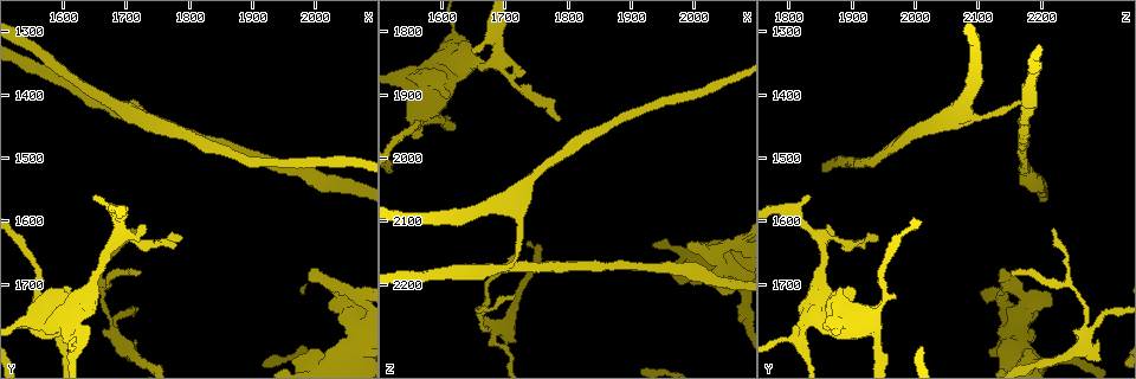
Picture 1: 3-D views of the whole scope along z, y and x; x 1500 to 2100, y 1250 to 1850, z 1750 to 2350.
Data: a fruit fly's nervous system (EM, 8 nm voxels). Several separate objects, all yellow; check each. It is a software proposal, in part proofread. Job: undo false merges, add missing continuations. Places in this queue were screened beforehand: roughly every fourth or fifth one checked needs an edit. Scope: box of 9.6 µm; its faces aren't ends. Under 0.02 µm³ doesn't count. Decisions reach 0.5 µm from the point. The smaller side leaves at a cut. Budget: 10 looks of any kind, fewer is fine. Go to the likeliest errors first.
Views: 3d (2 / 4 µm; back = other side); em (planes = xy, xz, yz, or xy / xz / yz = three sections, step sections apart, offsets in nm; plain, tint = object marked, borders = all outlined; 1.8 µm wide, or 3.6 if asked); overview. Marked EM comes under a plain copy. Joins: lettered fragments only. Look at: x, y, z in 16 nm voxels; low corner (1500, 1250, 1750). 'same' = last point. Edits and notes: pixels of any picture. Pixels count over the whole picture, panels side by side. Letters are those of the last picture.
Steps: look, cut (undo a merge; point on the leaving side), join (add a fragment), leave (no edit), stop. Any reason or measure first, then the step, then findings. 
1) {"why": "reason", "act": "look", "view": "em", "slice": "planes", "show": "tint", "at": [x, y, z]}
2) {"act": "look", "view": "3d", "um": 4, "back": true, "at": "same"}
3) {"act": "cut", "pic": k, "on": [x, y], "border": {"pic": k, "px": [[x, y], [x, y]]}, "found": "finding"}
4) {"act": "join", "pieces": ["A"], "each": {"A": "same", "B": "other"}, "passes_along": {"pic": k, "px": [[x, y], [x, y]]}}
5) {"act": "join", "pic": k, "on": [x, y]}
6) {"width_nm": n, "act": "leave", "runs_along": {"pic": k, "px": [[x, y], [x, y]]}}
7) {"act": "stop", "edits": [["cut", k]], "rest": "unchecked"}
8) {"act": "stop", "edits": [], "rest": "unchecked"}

{"act": "look", "view": "em", "slice": "planes", "show": "borders", "at": [1620, 1790, 1820]}

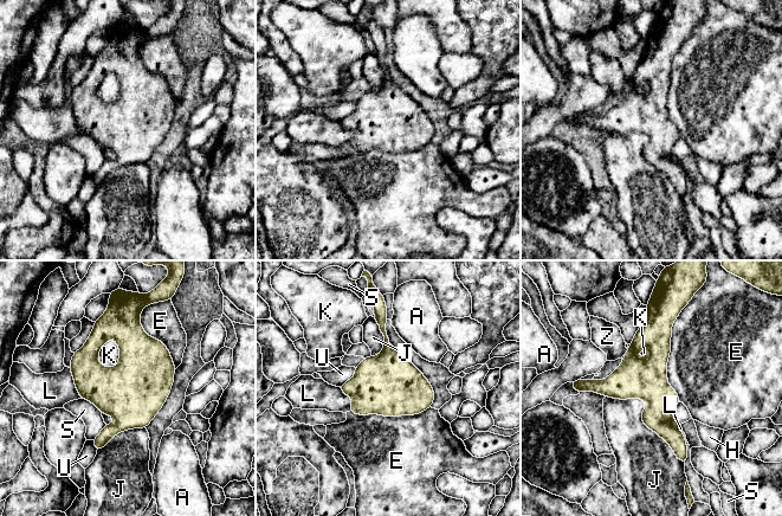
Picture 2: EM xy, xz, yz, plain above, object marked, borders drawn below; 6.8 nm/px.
{"width_nm": 340, "act": "leave", "each": {"A": "other", "E": "other", "H": "other", "J": "other", "K": "other", "L": "other", "S": "other", "U": "other", "Z": "other"}, "found": "one cell here"}

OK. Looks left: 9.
{"why": "sharp bend", "act": "look", "view": "3d", "um": 2, "at": [2050, 1735, 2175]}

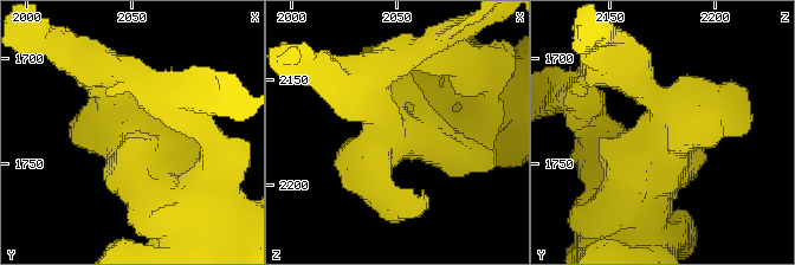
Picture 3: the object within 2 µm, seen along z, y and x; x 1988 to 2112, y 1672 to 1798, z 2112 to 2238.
{"act": "look", "view": "em", "slice": "xz", "step": 4, "show": "tint", "at": [2050, 1733, 2175]}

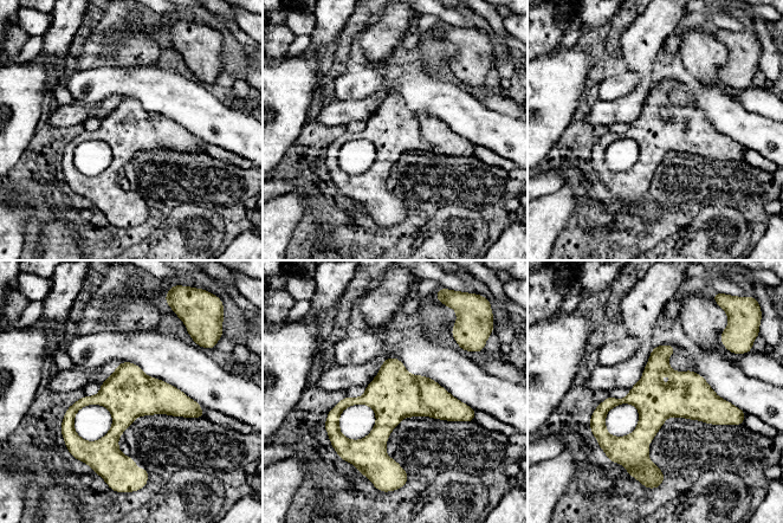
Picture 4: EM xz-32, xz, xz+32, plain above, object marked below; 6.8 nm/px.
{"act": "look", "view": "em", "slice": "xz", "step": 4, "show": "borders", "at": "same"}

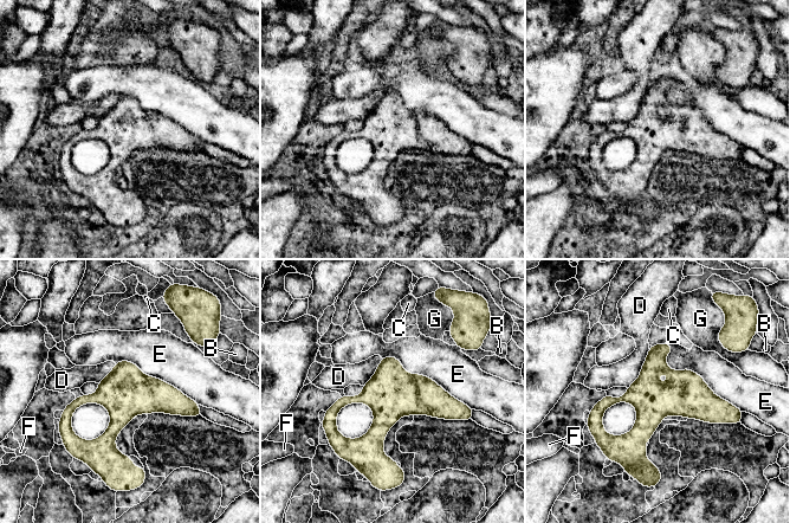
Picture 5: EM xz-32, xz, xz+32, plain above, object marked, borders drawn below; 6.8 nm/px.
{"width_nm": 340, "act": "leave", "each": {"B": "other", "C": "other", "D": "other", "E": "other", "F": "other", "G": "other"}, "border": {"pic": 5, "px": [[665, 343], [672, 369], [738, 408]]}, "found": "all the same cell"}

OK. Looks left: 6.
{"act": "look", "view": "em", "slice": "planes", "show": "borders", "at": [1710, 1610, 2220]}

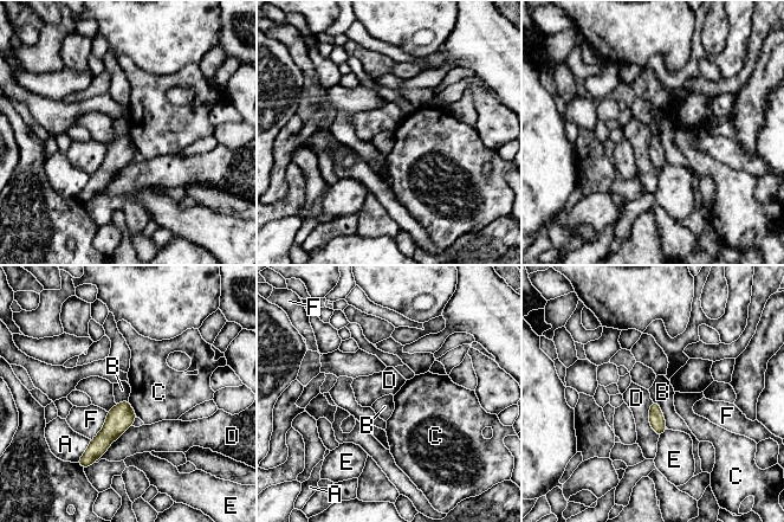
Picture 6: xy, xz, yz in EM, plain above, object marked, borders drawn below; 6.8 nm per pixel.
{"width_nm": 110, "act": "leave", "each": {"A": "other", "B": "other", "C": "other", "D": "other", "E": "other", "F": "other"}, "runs_along": {"pic": 6, "px": [[127, 404], [112, 430], [88, 458]]}, "found": "no lettered fragment goes on from it"}

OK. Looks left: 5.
{"why": "sudden change in width", "act": "look", "view": "3d", "um": 4, "back": true, "at": [1555, 1720, 1950]}

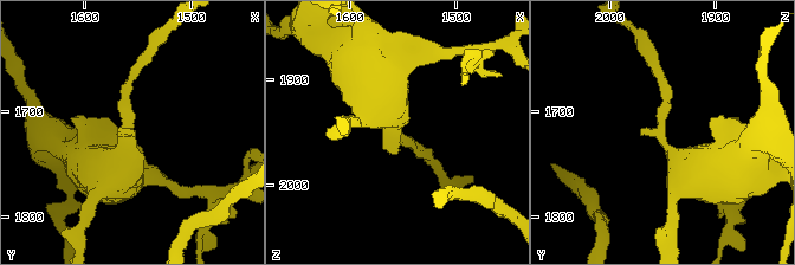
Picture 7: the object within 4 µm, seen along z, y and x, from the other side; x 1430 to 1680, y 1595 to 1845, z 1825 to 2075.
{"why": "now the EM", "act": "look", "view": "em", "slice": "planes", "show": "borders", "at": [1560, 1720, 1954]}

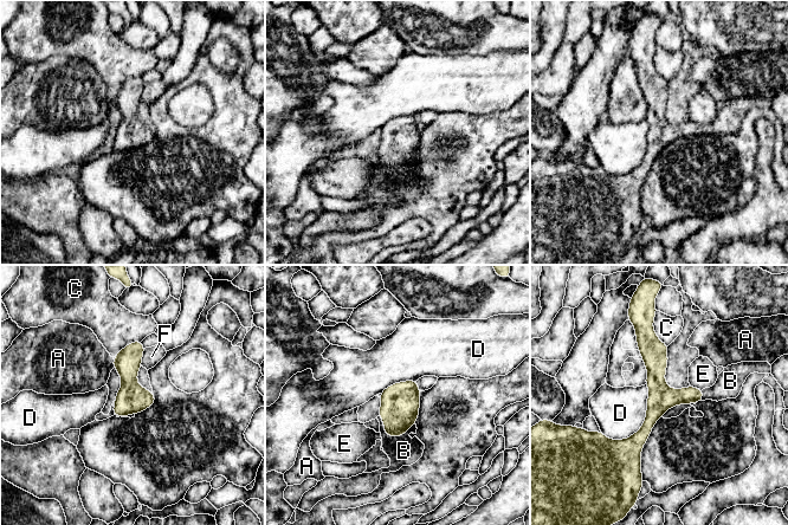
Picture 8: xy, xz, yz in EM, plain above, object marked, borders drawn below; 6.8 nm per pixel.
{"width_nm": 180, "act": "join", "pieces": ["B"], "each": {"A": "other", "B": "same", "C": "other", "D": "other", "E": "other", "F": "other"}, "passes_along": {"pic": 8, "px": [[400, 402], [392, 435], [404, 451]]}, "found": "the cell continues"}

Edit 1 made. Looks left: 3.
{"act": "stop", "edits": [["join", 8]], "rest": "unchecked"}

